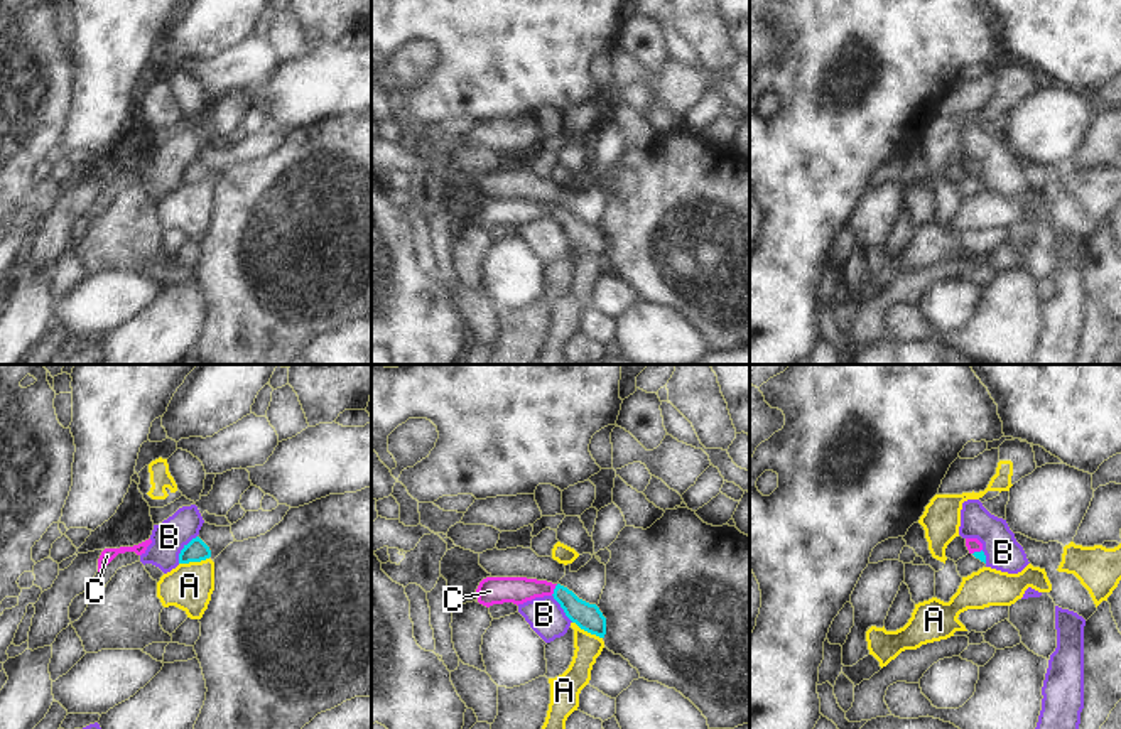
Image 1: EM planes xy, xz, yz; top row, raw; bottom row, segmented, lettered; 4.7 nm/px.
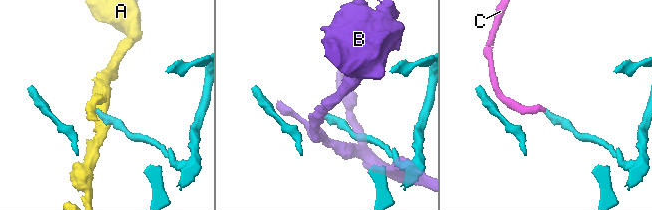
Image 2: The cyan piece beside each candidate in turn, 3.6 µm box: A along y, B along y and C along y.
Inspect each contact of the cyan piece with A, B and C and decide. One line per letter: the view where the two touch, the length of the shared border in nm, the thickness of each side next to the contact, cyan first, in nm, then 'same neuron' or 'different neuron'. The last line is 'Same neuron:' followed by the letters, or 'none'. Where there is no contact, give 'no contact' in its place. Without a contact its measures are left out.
A: xy | 150 nm | 110/220 nm | different neuron
B: xy | 160 nm | 110/160 nm | different neuron
C: xz | 70 nm | 130/130 nm | same neuron
Same neuron: C

